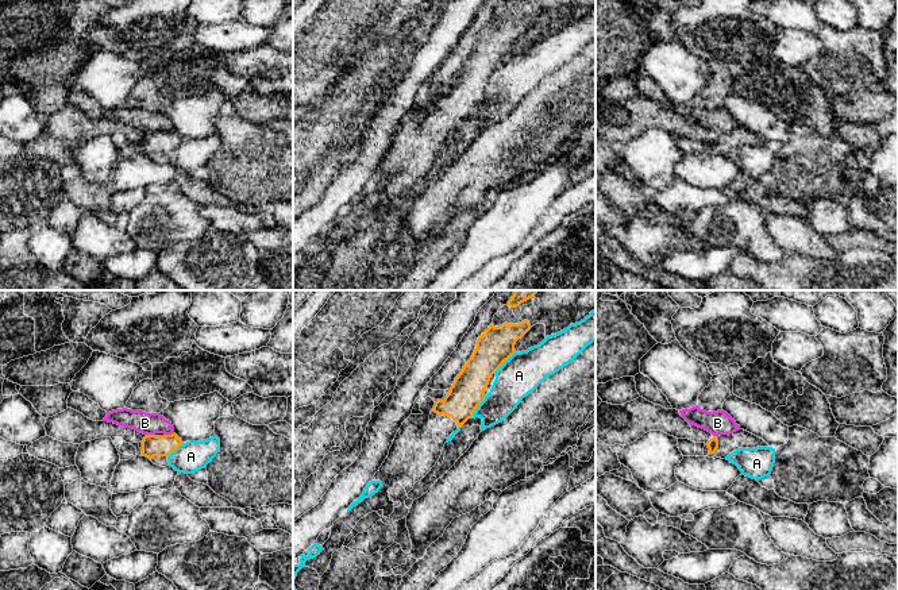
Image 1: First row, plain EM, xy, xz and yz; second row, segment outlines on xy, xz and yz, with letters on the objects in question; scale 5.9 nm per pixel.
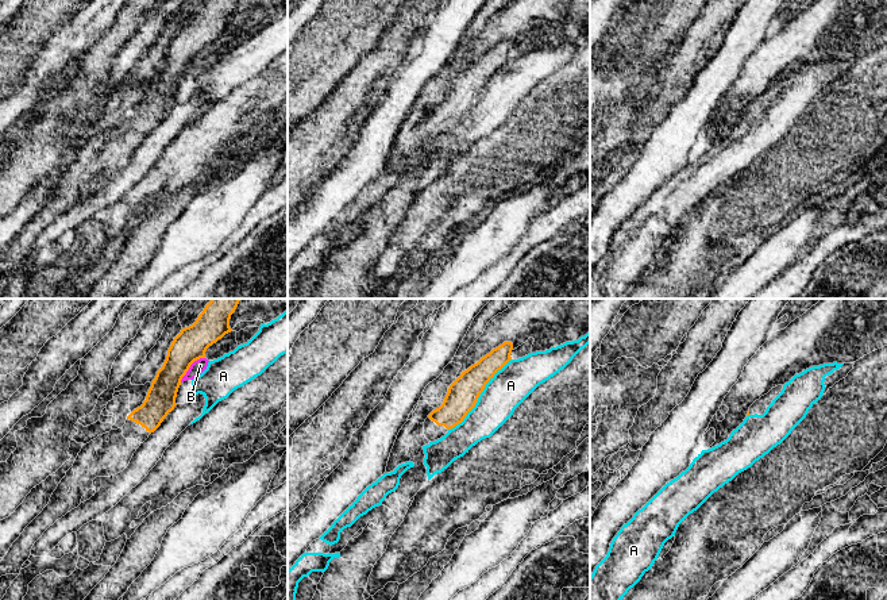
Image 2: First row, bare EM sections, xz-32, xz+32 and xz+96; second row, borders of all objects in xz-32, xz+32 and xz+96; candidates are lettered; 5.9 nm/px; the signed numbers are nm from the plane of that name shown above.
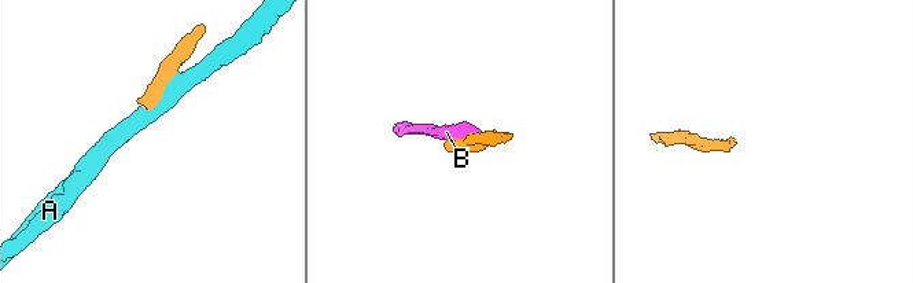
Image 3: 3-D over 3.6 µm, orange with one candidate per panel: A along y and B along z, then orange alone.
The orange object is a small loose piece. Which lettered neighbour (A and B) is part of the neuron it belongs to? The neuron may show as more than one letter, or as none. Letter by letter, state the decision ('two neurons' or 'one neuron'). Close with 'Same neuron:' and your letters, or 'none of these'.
A: two neurons
B: two neurons
Same neuron: none of these

